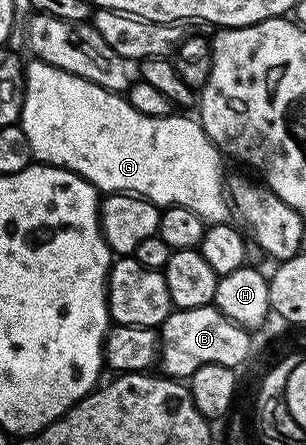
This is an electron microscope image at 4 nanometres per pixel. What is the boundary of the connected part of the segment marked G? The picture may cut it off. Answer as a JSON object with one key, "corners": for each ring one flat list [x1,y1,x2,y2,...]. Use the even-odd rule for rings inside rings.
{"corners":[[37,59,25,62,20,124,24,135,28,135,28,143,32,143,35,162,70,169,85,181,91,181,95,189,103,194,132,193,159,207,188,207,188,211,196,211,202,221,211,225,229,222,232,206,228,200,227,182,222,182,223,154,218,152,209,135,202,130,201,120,186,117,190,115,178,116,182,117,144,115,136,111,125,96,109,93,88,79,80,79]]}

